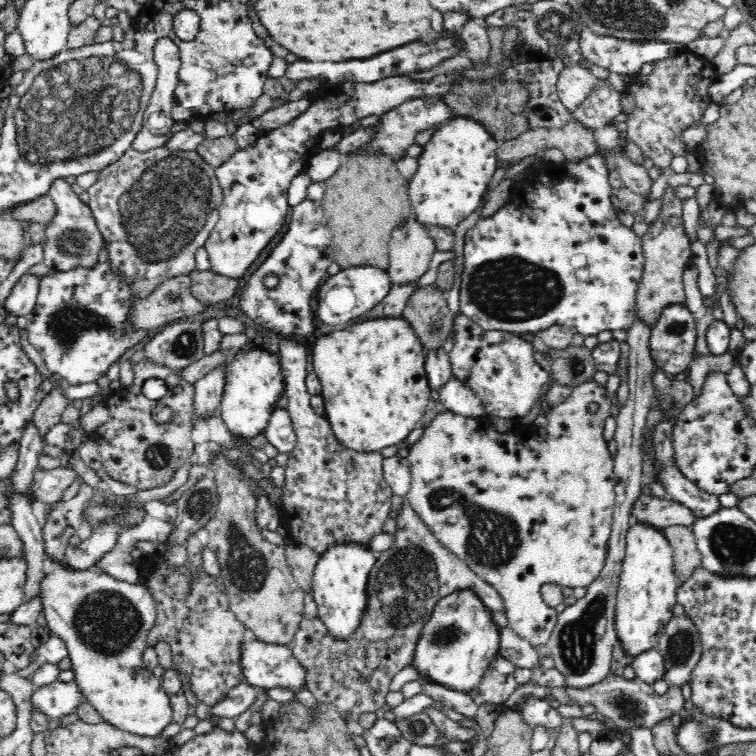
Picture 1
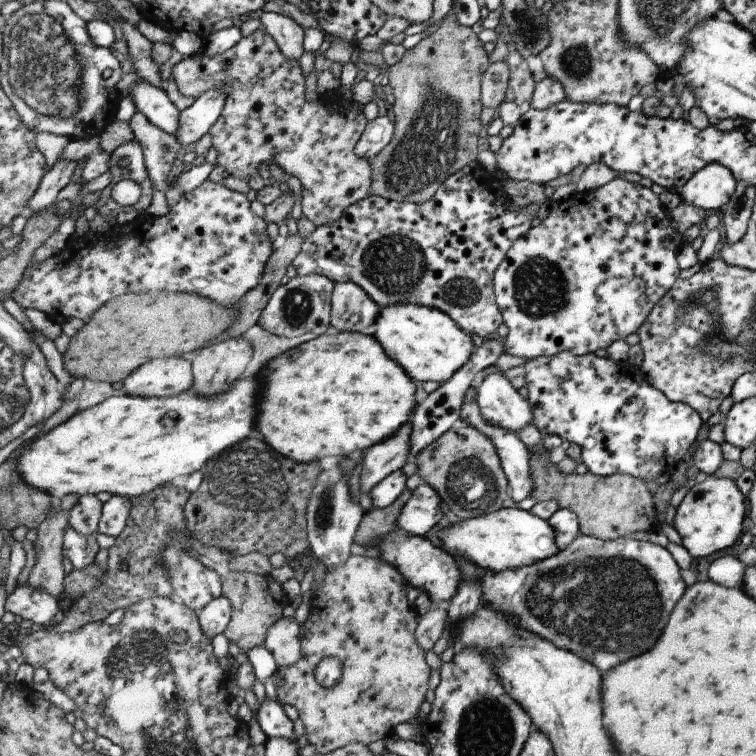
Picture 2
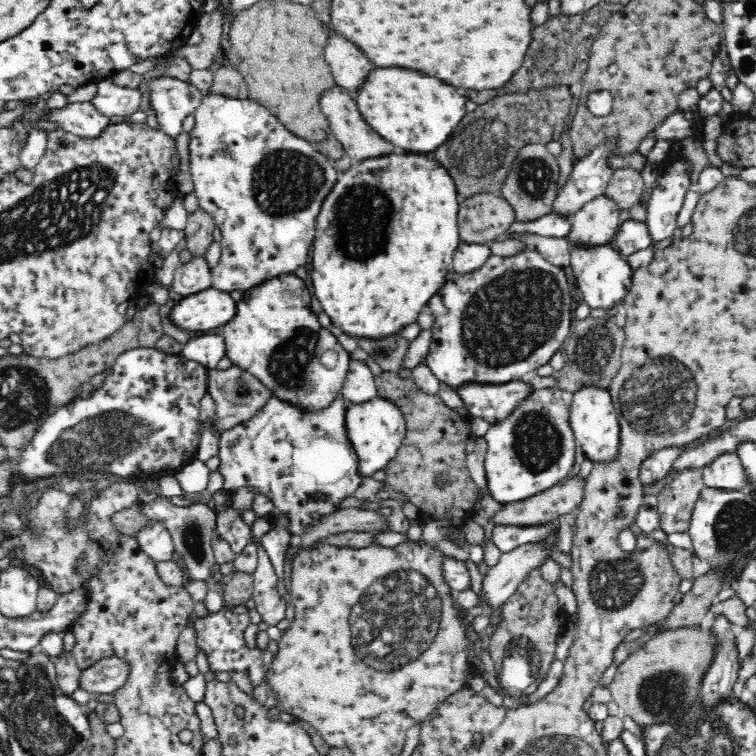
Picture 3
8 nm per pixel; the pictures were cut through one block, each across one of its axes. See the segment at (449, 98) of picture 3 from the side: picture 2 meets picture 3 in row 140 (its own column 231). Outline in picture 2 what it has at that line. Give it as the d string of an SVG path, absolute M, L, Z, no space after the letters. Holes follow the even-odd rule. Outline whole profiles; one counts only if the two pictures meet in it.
M247 378L235 384L229 392L217 394L217 398L199 398L199 394L191 390L168 398L130 395L107 398L91 409L80 411L42 437L37 437L22 451L13 474L20 473L27 484L49 492L56 500L67 494L83 496L107 492L112 496L131 499L153 494L175 476L188 476L195 470L201 471L213 456L245 440L255 428L257 390L257 378Z

